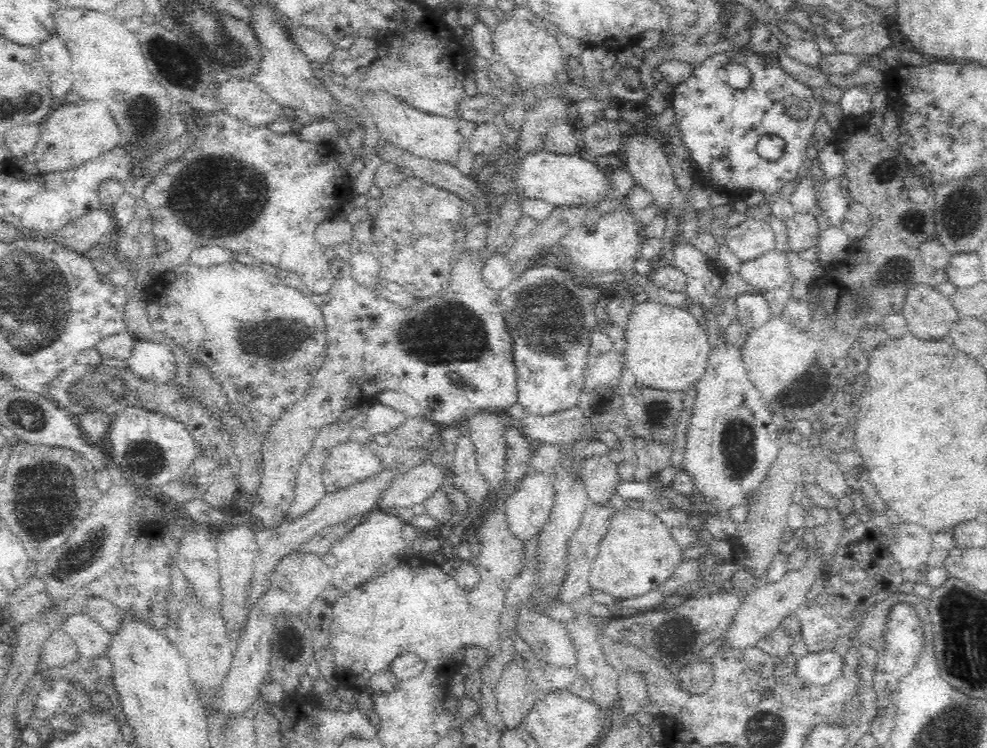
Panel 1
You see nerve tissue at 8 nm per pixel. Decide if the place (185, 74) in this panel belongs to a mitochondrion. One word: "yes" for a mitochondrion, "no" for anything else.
yes

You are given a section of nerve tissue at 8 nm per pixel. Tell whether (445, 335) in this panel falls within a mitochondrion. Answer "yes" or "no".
yes

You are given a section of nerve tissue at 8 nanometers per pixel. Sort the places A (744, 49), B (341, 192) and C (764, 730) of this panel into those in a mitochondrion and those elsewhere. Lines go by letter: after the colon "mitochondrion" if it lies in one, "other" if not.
A: other
B: other
C: mitochondrion

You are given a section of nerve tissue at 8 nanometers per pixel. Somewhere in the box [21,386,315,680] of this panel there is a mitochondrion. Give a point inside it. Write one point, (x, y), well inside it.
(142, 456)

